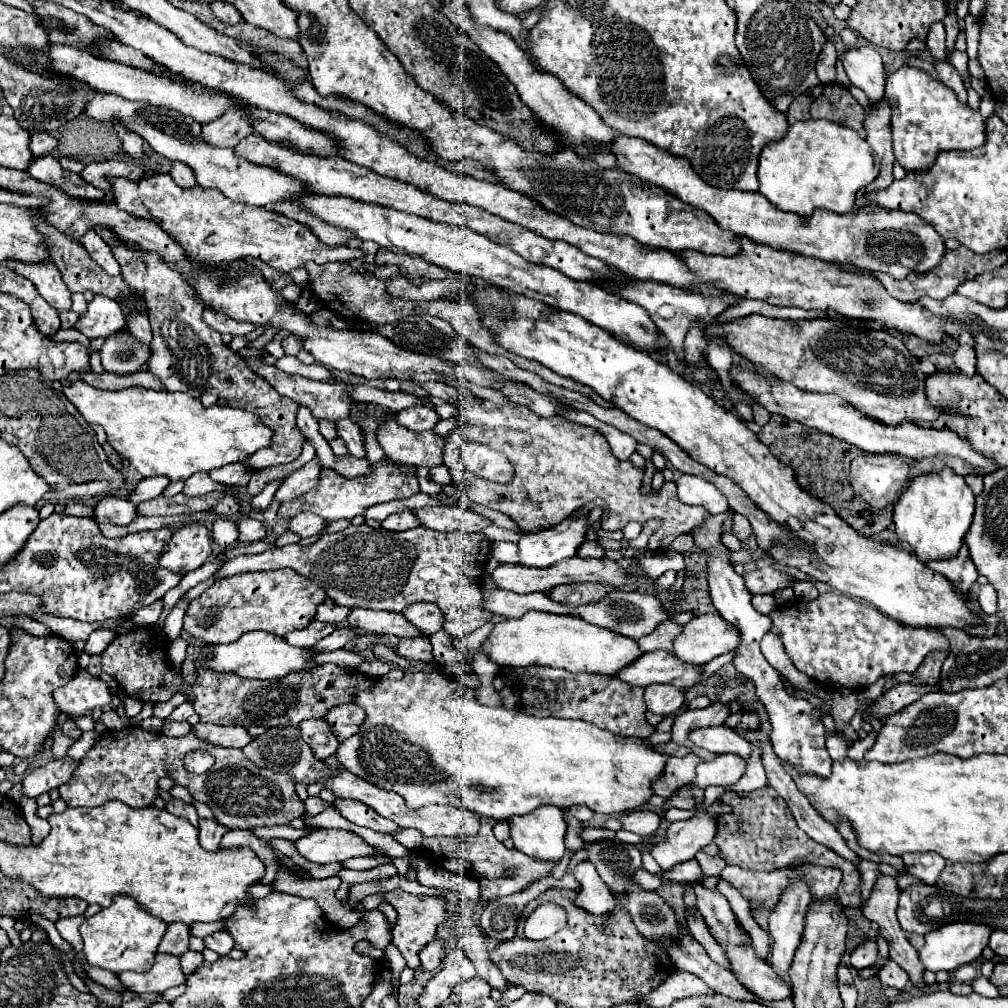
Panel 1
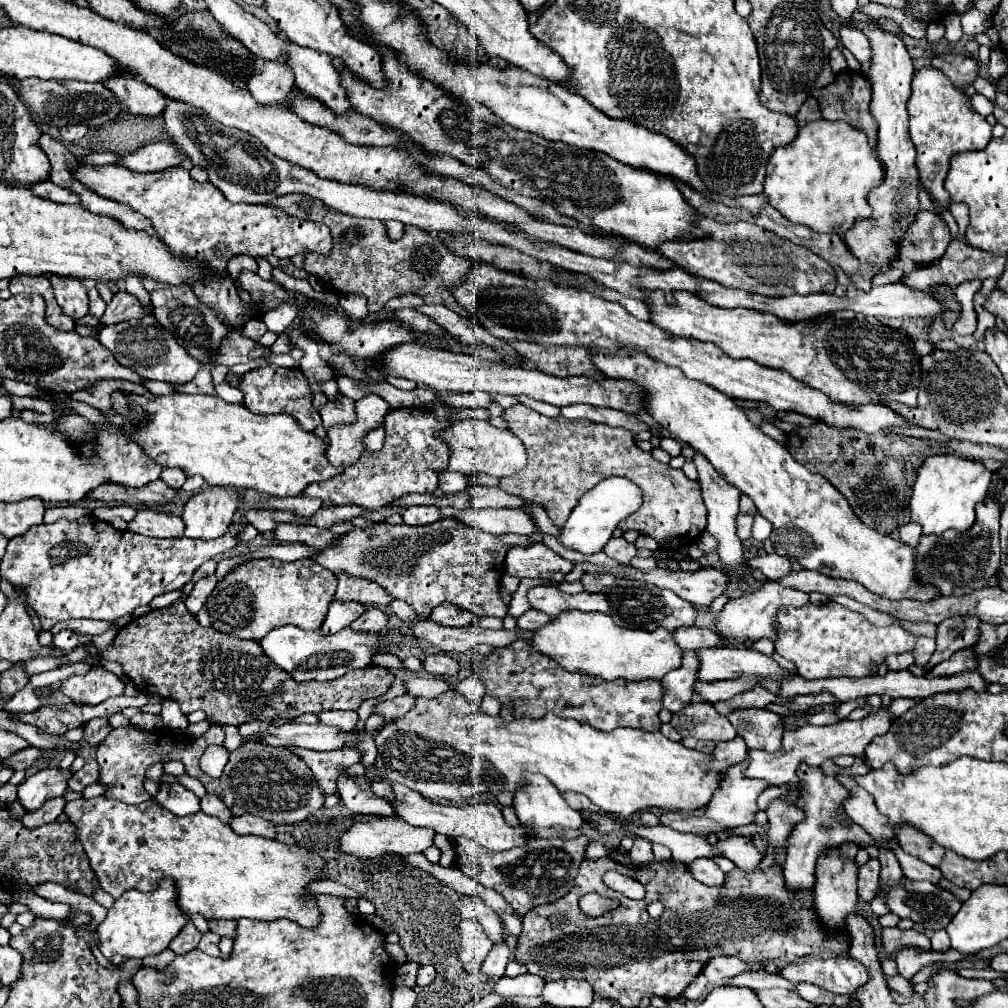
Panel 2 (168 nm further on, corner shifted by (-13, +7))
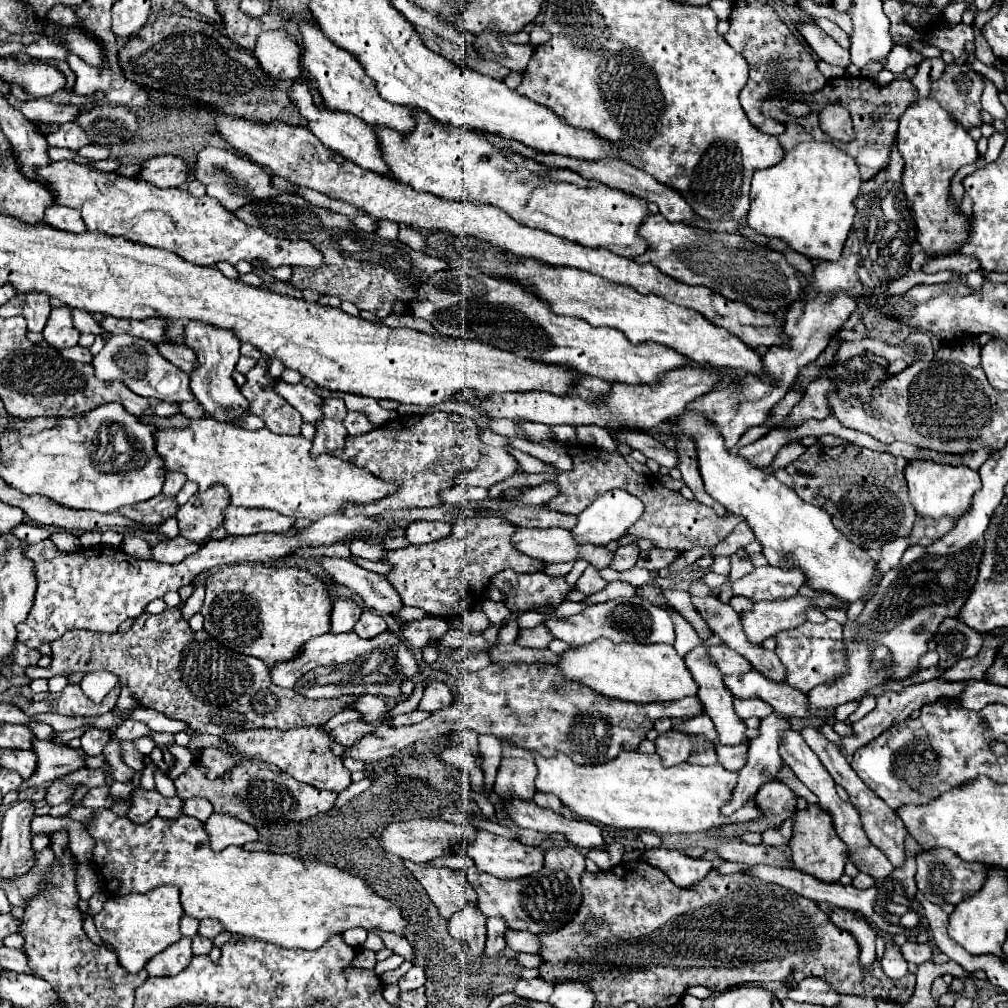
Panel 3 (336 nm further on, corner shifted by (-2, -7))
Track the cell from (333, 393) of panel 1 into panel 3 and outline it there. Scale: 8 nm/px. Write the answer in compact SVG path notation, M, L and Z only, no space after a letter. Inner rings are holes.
M160 343L158 349L162 351L162 355L174 363L178 369L182 369L186 375L194 373L194 365L196 365L196 353L190 347L174 347L170 343Z

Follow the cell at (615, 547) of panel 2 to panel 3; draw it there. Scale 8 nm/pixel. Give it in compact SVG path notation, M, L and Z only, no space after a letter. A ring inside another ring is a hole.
M636 545L618 547L618 549L614 551L614 557L612 557L610 567L612 567L614 571L626 571L626 569L630 569L630 567L636 565L638 553L640 553L640 549L638 549Z

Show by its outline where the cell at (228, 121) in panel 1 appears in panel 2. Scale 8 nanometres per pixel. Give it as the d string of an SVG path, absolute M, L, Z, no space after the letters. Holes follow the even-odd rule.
M259 61L259 71L247 81L249 93L259 103L285 103L285 95L293 87L293 71L277 61Z

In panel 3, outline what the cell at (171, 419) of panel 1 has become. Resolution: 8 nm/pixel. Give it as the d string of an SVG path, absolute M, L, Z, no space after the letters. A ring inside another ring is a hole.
M212 417L204 419L188 419L186 427L166 427L158 429L154 433L156 439L156 453L164 461L166 471L178 471L188 477L188 481L194 481L198 485L198 491L206 491L214 485L224 485L230 493L230 501L240 507L260 507L260 509L274 509L282 515L290 517L306 517L306 519L322 519L328 513L338 513L344 503L372 503L378 501L390 491L394 491L394 485L376 479L374 475L366 473L360 467L354 467L352 463L346 463L332 455L320 455L318 459L310 457L312 443L306 441L302 435L278 435L270 429L258 429L248 431L242 427L236 427L232 423L220 423Z

